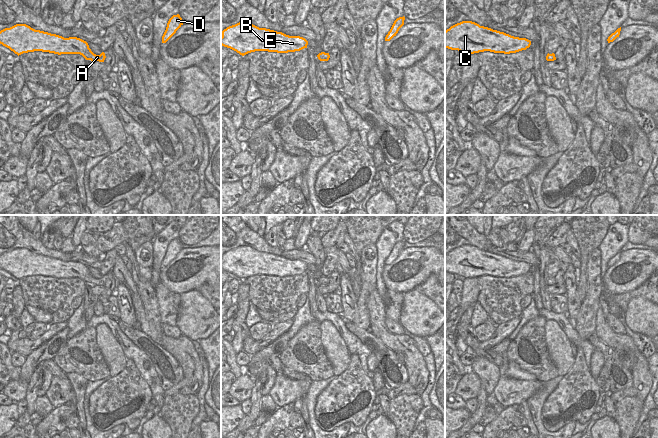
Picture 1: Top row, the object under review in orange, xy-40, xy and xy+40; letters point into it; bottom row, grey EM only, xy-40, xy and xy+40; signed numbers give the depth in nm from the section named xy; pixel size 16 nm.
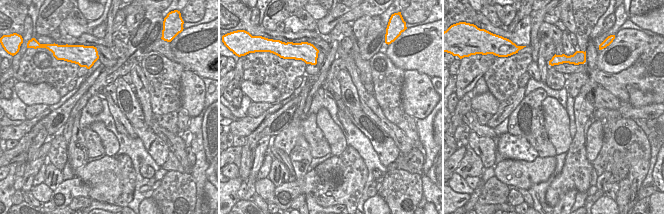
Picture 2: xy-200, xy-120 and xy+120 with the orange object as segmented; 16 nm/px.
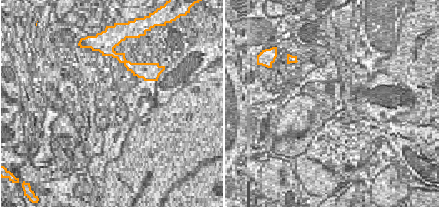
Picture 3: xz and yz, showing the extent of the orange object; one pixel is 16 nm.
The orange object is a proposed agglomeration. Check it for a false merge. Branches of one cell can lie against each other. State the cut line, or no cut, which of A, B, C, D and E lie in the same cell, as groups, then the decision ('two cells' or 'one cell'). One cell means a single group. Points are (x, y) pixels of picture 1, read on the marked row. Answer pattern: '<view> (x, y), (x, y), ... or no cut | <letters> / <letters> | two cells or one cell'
no cut | A B C D E | one cell

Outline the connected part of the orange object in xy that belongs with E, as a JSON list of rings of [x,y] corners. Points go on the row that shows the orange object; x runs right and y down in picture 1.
[[[239,22],[222,31],[221,45],[244,56],[255,51],[288,53],[307,48],[308,41],[300,36],[259,28],[249,22]]]

